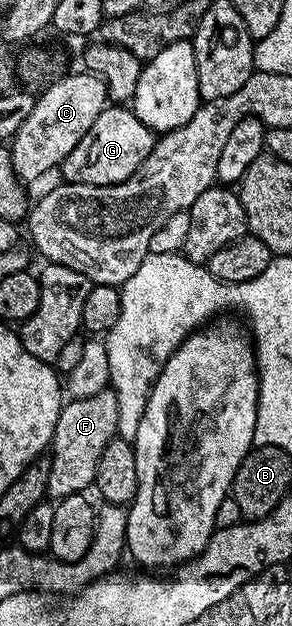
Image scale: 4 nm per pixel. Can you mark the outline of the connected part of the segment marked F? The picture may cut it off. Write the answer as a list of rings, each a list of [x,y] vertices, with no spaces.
[[[108,390],[80,400],[68,399],[59,412],[51,439],[47,496],[61,501],[78,492],[86,493],[94,485],[101,450],[116,439],[118,431],[117,398],[114,391]]]

